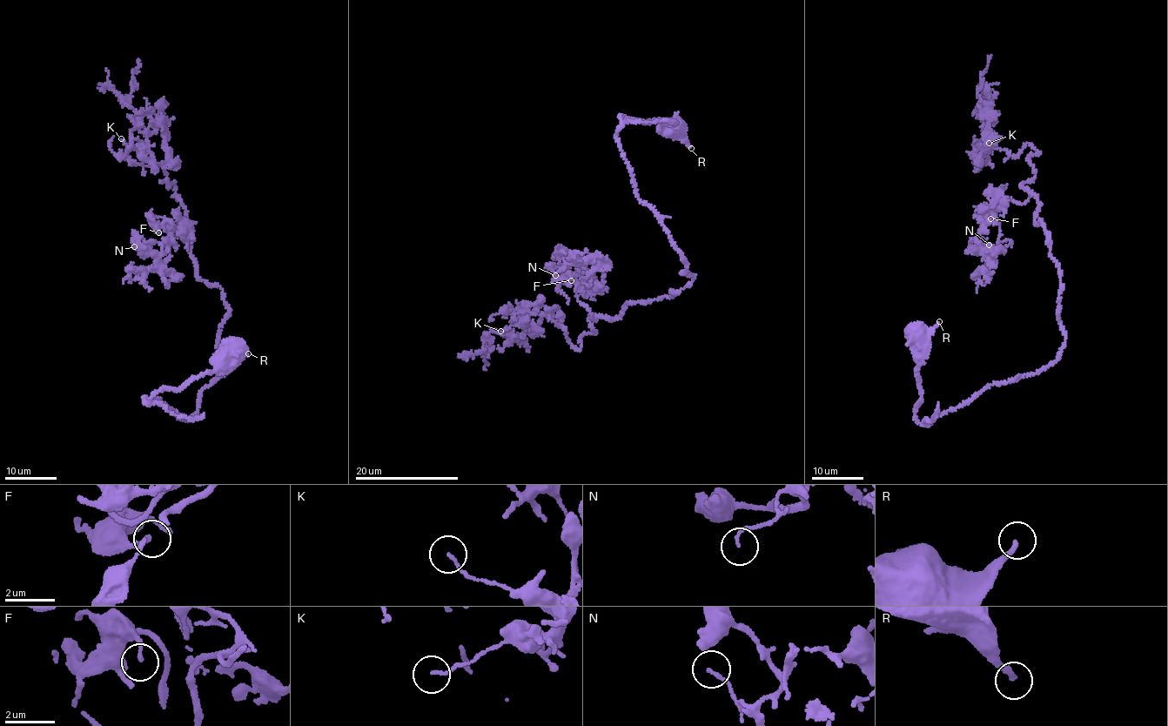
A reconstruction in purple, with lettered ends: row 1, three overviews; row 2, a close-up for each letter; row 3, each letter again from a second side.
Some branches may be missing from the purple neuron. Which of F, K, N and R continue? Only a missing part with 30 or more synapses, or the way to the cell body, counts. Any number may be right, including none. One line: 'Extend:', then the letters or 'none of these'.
Extend: N

